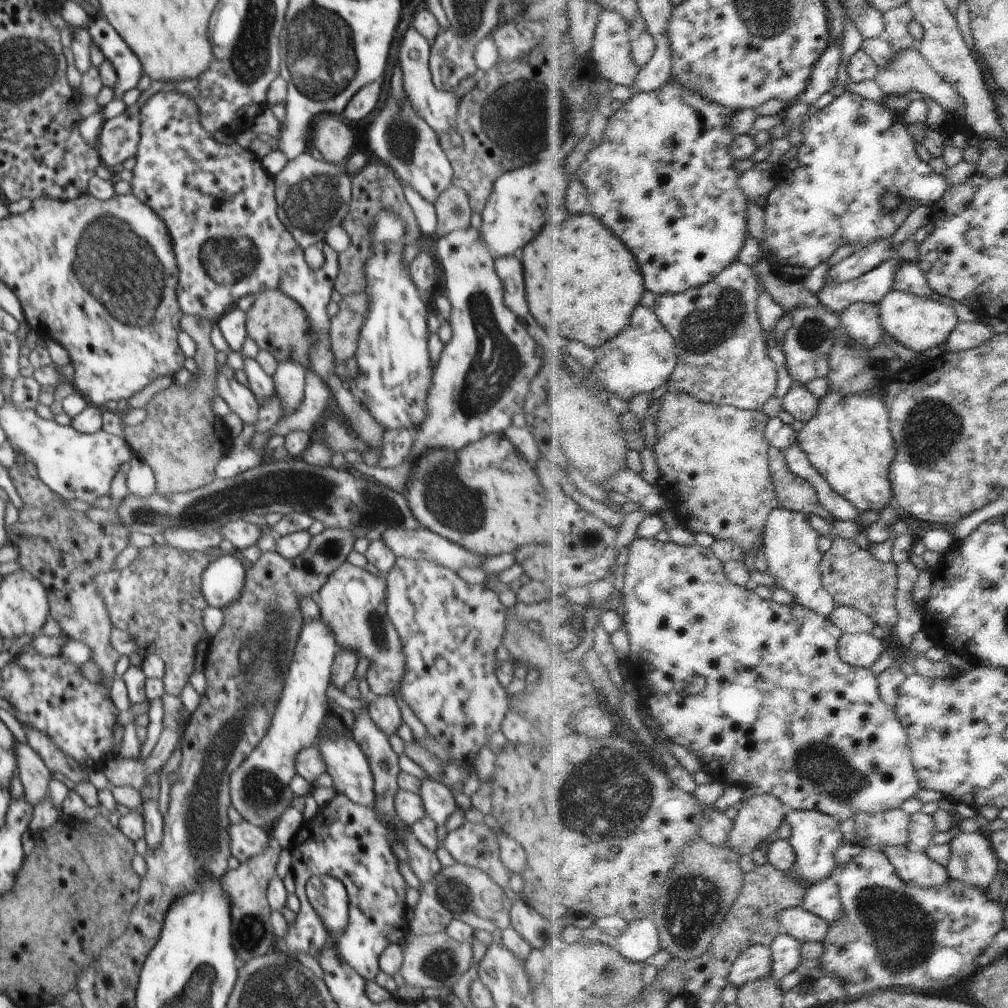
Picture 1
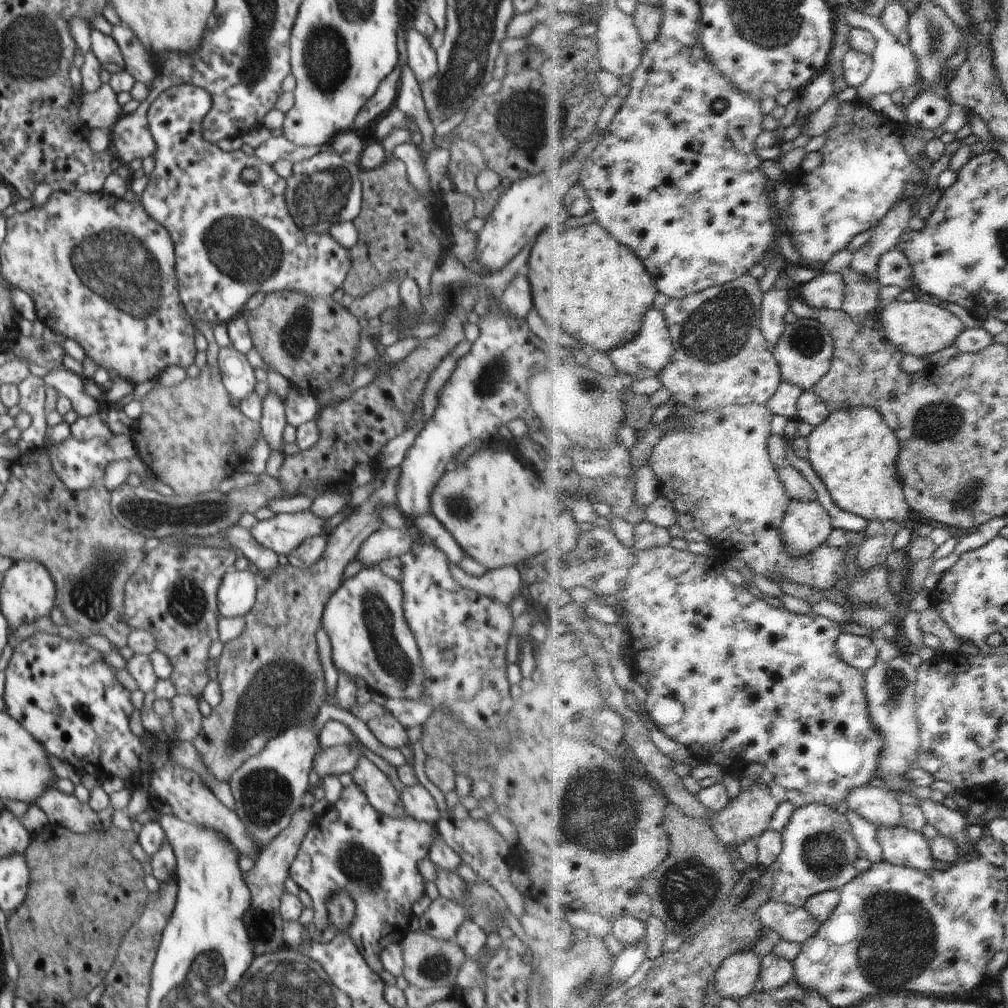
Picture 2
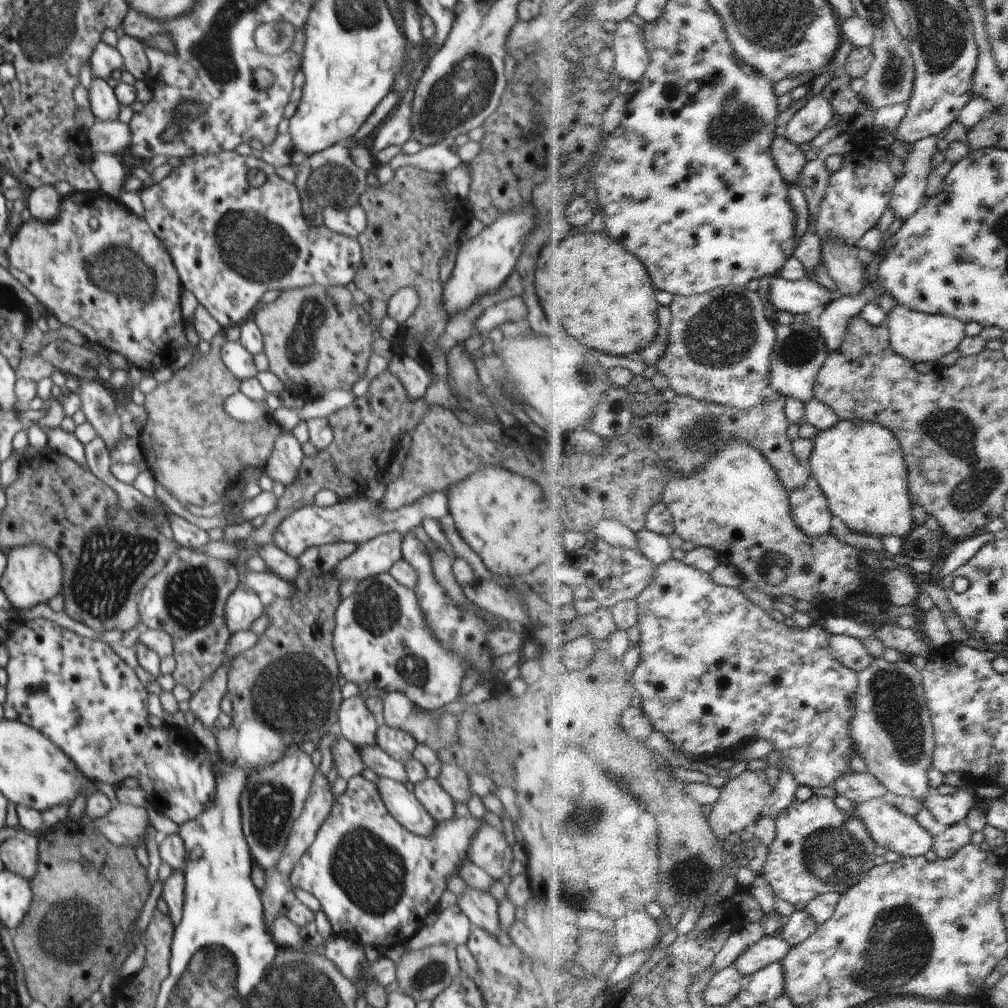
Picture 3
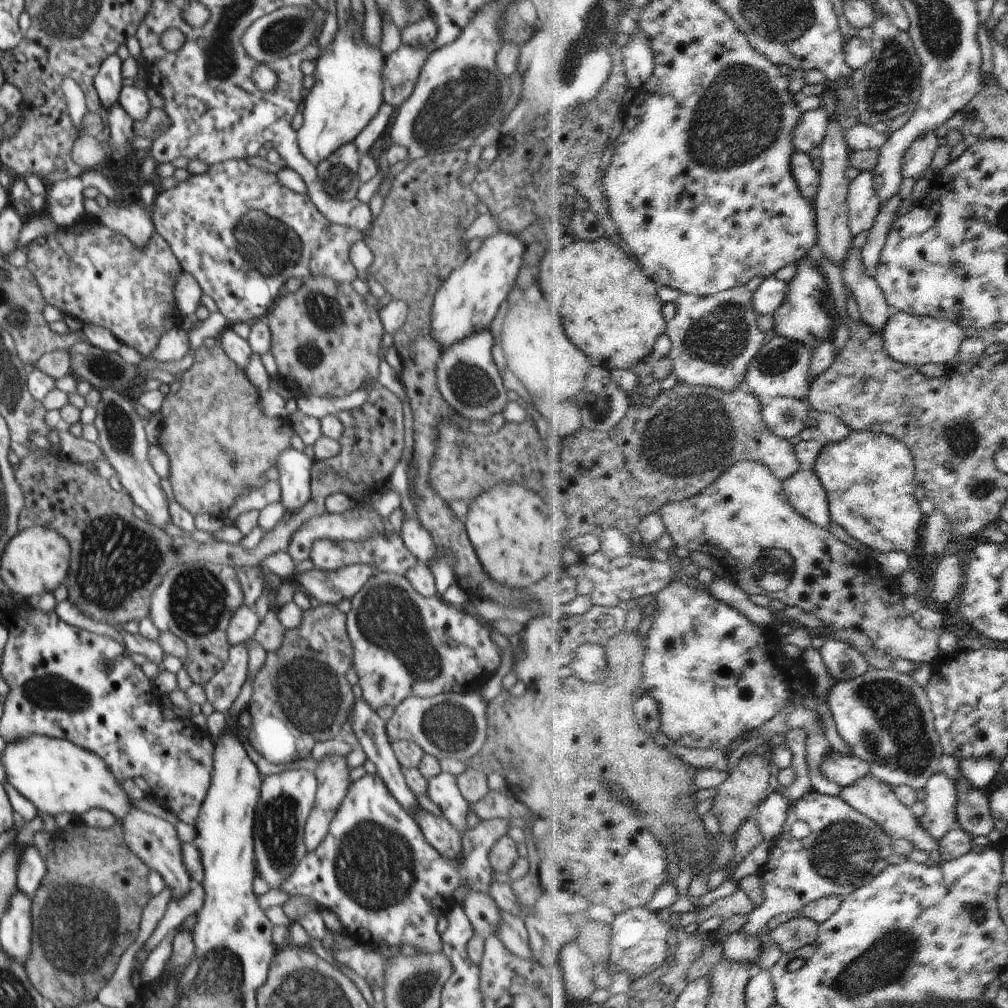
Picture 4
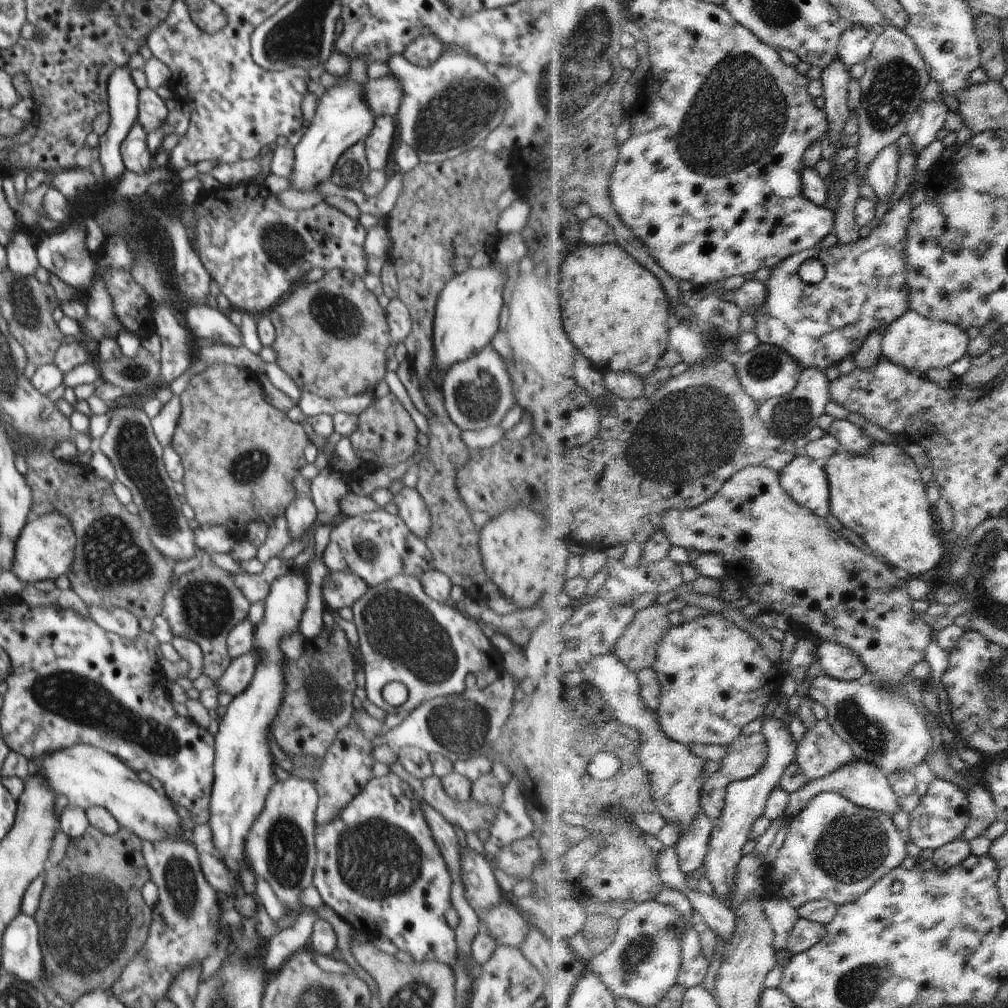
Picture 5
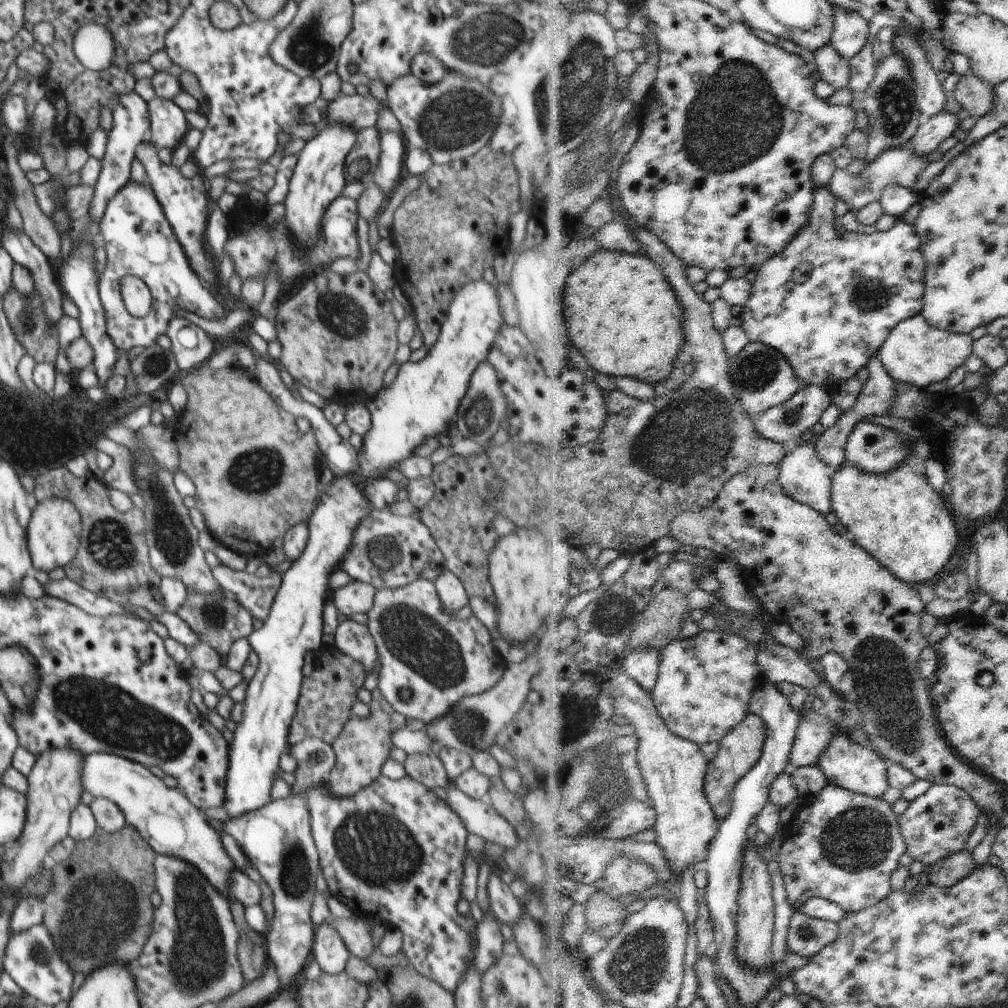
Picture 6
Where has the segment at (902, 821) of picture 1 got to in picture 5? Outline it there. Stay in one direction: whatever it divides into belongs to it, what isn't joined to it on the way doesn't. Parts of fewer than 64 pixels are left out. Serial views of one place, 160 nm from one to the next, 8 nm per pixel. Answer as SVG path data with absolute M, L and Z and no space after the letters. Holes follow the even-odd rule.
M828 718L817 720L799 743L797 763L809 781L829 777L858 758L853 746L838 734Z

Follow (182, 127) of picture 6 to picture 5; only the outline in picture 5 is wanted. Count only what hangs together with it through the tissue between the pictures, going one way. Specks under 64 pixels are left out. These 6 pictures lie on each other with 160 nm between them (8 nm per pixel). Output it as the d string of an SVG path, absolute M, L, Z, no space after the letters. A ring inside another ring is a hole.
M146 87L139 89L139 119L138 123L147 132L166 129L168 108L164 99L154 89Z

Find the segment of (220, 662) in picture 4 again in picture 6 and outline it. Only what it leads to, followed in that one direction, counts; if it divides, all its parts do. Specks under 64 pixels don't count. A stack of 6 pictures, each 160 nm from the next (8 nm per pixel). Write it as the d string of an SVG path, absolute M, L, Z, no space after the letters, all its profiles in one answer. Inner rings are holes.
M222 590L216 593L187 593L186 600L177 614L187 622L196 634L200 635L201 641L207 642L223 658L221 664L226 665L229 648L235 640L247 639L254 631L251 612L246 610L234 595Z

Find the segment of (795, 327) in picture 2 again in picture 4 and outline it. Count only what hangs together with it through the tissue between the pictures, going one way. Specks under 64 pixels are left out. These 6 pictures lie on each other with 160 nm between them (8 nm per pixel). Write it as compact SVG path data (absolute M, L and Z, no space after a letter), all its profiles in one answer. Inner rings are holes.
M773 334L766 346L760 350L756 360L750 367L747 384L754 390L755 395L765 401L776 398L792 397L796 400L808 398L812 388L812 362L816 350L806 346L804 342L790 340L788 336Z

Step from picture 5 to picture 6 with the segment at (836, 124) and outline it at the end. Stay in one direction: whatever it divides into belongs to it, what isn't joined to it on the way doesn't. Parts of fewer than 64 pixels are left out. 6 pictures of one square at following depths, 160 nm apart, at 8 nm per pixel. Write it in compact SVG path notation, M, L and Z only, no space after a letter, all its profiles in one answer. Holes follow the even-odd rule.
M832 43L817 50L814 55L824 80L831 82L838 90L849 87L852 78L851 59L846 58Z

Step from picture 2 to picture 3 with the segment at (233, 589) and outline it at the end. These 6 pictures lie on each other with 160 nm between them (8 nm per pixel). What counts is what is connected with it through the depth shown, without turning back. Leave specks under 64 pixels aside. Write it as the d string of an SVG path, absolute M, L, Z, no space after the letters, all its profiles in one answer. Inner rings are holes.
M236 587L225 604L225 623L230 634L250 631L265 609L254 591Z

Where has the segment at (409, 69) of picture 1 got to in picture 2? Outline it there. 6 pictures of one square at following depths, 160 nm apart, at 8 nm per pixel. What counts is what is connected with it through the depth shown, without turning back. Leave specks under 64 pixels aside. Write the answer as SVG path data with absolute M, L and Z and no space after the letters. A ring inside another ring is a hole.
M410 28L406 33L407 57L406 64L410 72L414 71L415 77L421 82L430 81L437 74L437 54L430 47L428 39L415 28Z

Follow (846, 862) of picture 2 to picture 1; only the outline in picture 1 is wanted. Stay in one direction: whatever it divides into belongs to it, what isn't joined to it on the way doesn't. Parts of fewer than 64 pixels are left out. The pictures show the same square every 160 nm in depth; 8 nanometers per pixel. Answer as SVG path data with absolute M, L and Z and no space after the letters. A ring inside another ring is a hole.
M795 809L790 811L787 822L793 828L793 836L790 840L798 854L798 862L796 862L794 870L786 872L786 874L790 878L812 882L812 885L838 876L841 868L838 866L838 860L836 860L836 852L842 848L842 842L845 840L844 830L842 830L840 822L834 816L818 810Z

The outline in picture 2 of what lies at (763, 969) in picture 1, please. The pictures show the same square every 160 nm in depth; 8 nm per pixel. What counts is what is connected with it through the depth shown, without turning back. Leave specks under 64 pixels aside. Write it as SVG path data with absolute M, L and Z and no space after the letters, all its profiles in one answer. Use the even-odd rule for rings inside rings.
M754 951L729 956L716 976L715 990L722 998L732 998L741 1003L758 990L763 958Z

